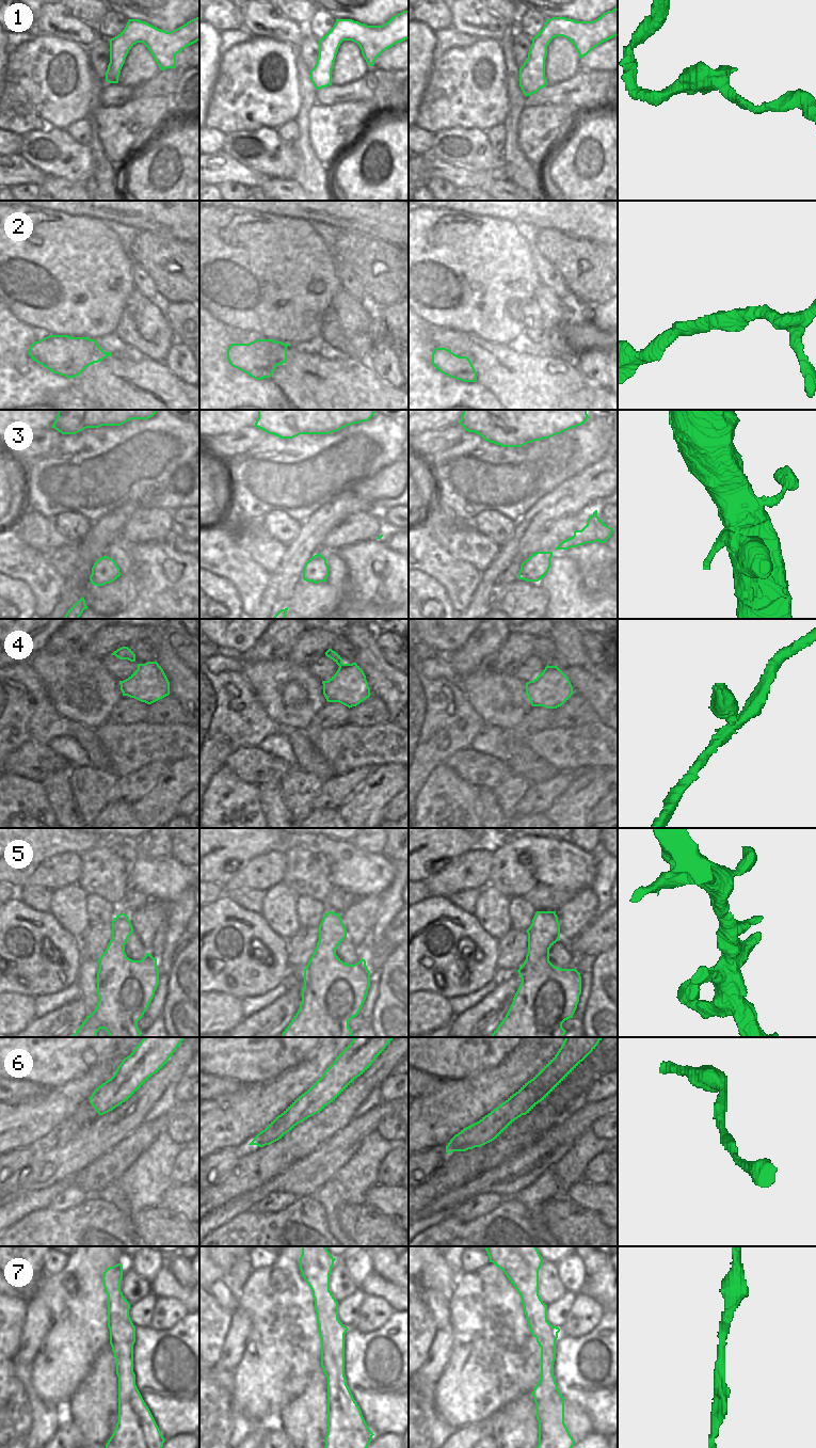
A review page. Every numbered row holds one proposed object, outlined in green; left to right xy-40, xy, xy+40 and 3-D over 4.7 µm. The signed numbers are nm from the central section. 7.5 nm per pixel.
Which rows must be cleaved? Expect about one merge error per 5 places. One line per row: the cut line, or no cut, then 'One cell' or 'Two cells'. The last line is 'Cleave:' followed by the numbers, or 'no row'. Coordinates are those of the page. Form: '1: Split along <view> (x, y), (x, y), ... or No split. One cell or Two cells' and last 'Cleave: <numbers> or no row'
1: No split. One cell
2: No split. One cell
3: No split. One cell
4: No split. One cell
5: No split. One cell
6: No split. One cell
7: No split. One cell
Cleave: no row

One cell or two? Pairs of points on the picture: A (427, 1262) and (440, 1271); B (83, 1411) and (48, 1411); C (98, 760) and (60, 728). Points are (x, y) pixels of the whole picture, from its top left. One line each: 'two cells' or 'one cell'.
A: one cell
B: two cells
C: one cell

